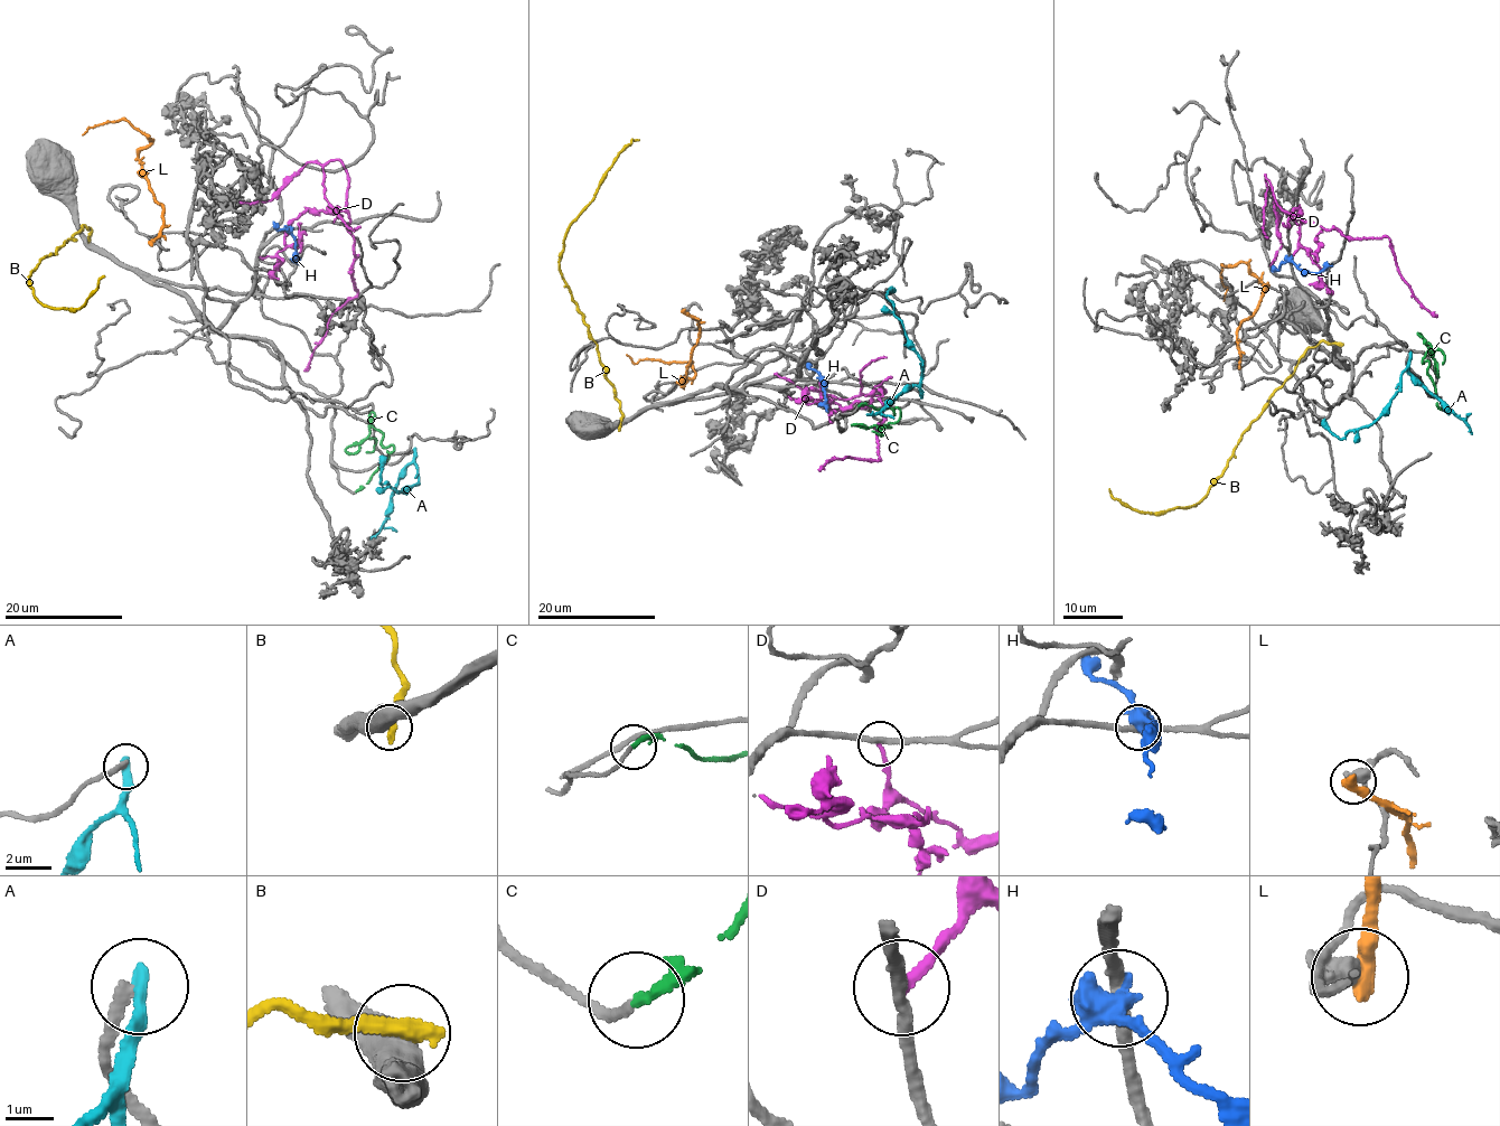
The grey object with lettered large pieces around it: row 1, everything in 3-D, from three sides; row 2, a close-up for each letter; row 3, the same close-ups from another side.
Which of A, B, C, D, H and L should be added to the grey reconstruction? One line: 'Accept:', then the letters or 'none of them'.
Accept: C

